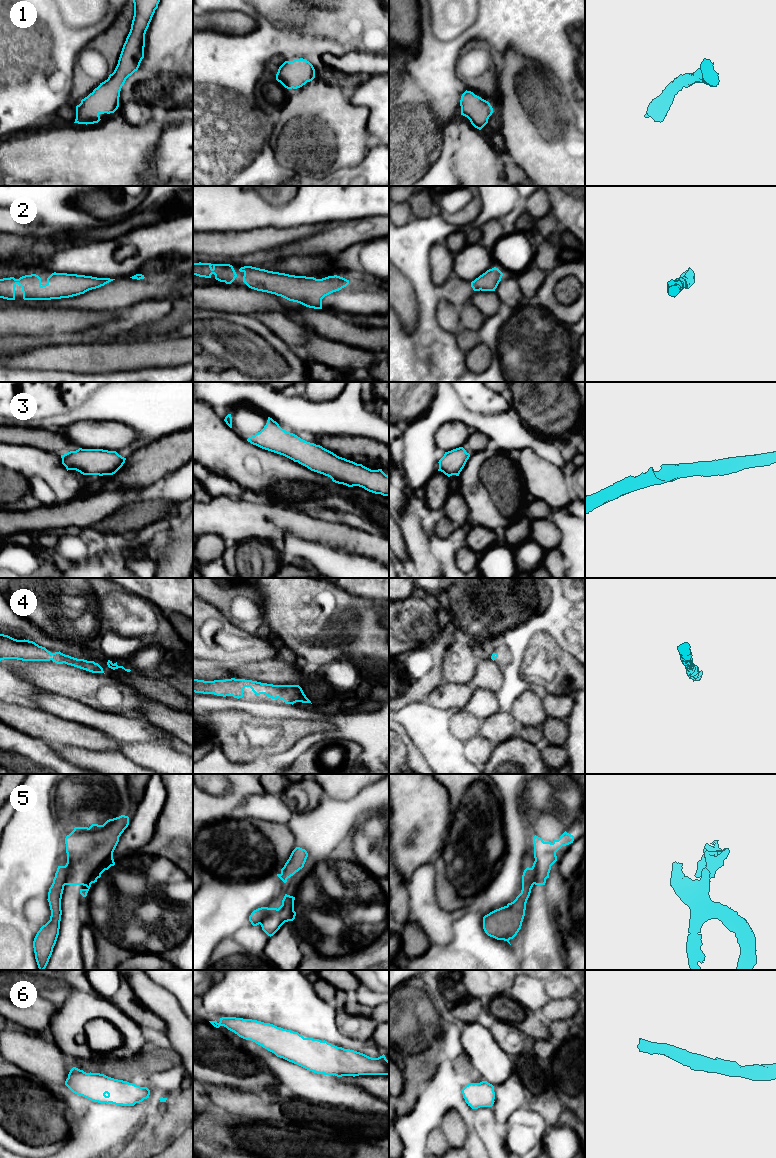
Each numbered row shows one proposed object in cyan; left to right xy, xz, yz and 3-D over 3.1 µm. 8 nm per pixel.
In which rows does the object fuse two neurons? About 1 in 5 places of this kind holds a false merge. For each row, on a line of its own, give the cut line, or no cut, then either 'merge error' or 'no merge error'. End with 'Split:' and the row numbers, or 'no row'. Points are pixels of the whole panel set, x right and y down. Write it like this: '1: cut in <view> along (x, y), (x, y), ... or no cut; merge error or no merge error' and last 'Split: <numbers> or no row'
1: no cut; no merge error
2: no cut; no merge error
3: no cut; no merge error
4: no cut; no merge error
5: cut in xy along (64, 866), (66, 870), (66, 884); merge error
6: no cut; no merge error
Split: 5

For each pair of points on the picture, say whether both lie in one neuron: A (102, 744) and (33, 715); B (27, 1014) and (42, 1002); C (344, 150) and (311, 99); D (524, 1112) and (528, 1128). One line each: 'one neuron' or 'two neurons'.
A: one neuron
B: one neuron
C: one neuron
D: one neuron

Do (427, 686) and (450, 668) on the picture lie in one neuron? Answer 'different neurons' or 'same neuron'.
different neurons

